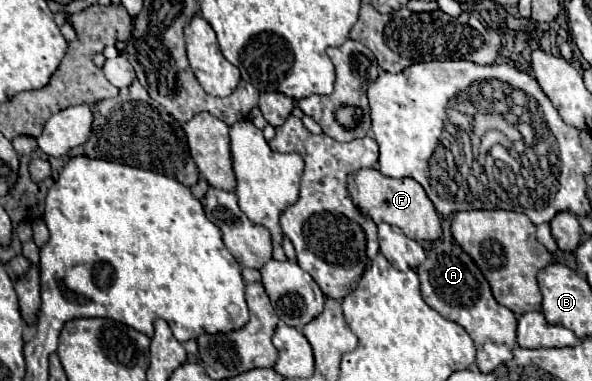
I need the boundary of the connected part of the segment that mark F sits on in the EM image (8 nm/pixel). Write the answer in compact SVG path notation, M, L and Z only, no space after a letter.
M357 170L349 174L349 194L361 212L367 212L375 224L387 222L399 226L413 240L437 240L441 236L441 222L433 202L423 194L423 186L413 178L387 178L379 170Z

